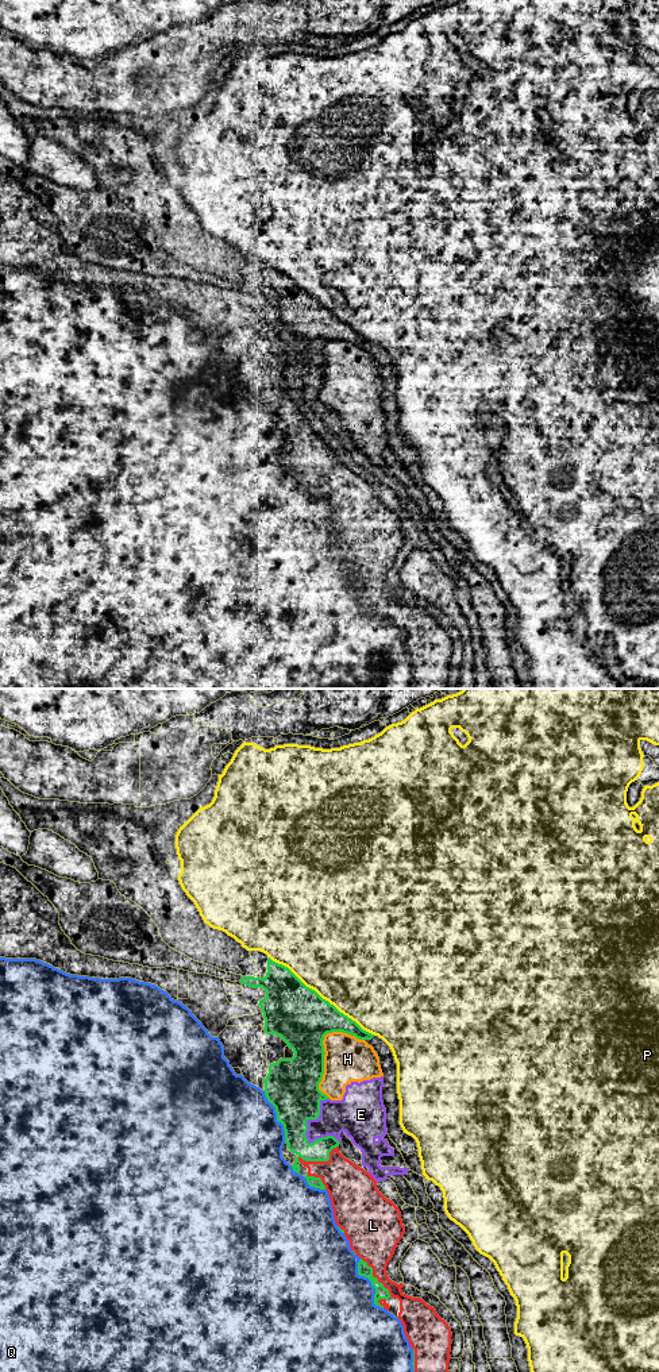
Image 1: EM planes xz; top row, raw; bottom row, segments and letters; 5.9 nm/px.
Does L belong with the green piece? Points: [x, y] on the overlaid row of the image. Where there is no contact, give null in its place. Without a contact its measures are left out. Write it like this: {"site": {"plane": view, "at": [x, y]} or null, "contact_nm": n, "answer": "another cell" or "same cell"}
{"site": {"plane": "xz", "at": [320, 1160]}, "contact_nm": 260, "answer": "same cell"}

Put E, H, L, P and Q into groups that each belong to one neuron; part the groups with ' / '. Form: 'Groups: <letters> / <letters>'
Groups: E H / L Q / P

